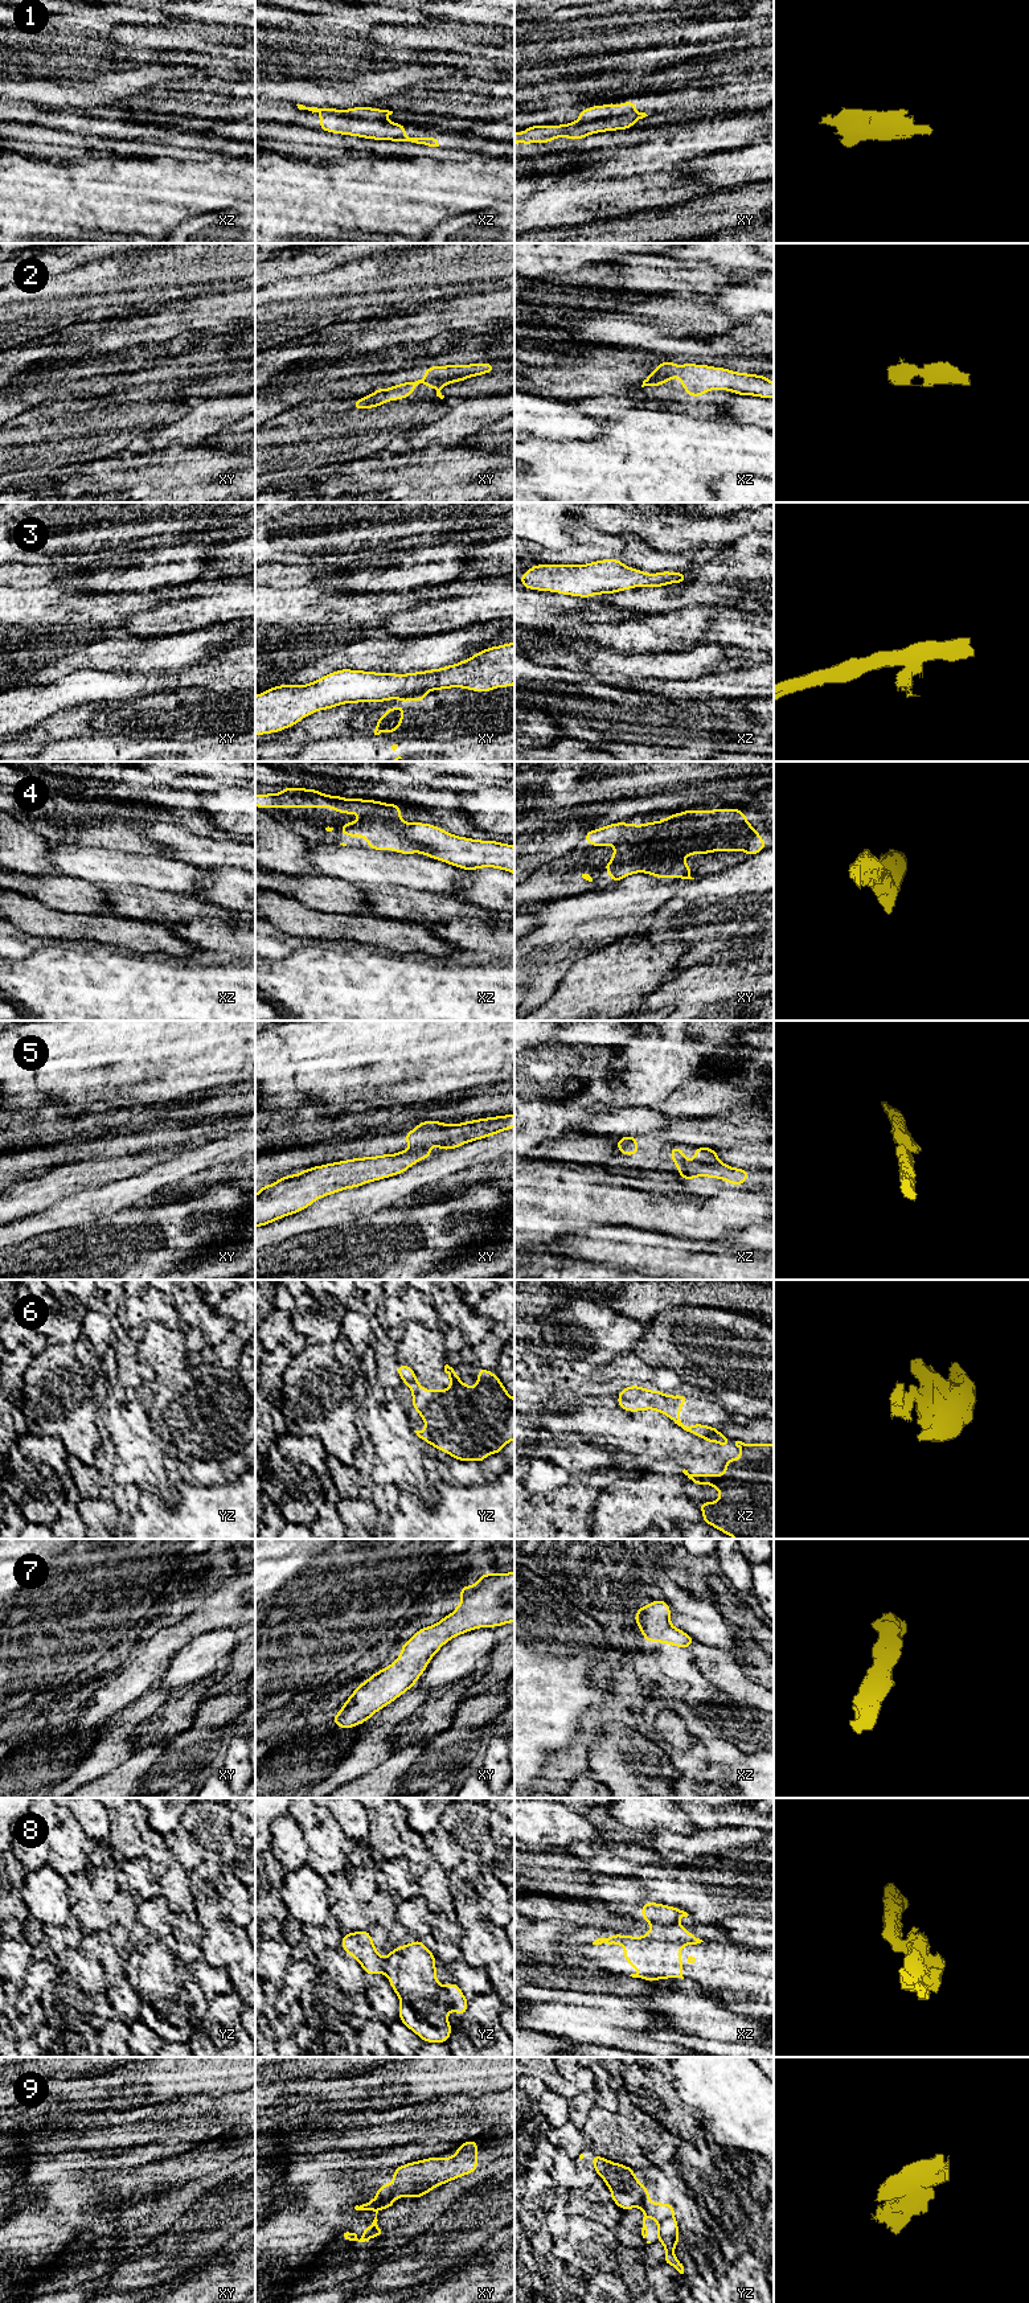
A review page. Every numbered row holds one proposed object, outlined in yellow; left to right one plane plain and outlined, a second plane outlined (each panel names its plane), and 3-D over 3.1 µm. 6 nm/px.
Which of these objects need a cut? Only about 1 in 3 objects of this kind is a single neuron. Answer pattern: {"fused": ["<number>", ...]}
{"fused": ["3", "4", "6", "8", "9"]}

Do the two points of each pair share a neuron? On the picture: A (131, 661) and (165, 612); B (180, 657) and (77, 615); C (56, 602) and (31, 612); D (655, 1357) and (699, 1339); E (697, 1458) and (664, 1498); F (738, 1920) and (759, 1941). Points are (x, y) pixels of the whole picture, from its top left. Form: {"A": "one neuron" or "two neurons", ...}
{"A": "two neurons", "B": "two neurons", "C": "one neuron", "D": "one neuron", "E": "two neurons", "F": "one neuron"}

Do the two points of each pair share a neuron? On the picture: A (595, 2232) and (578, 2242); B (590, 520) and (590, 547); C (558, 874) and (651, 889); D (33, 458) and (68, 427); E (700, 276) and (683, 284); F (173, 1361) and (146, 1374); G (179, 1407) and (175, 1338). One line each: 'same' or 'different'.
A: same
B: different
C: different
D: same
E: same
F: different
G: same

